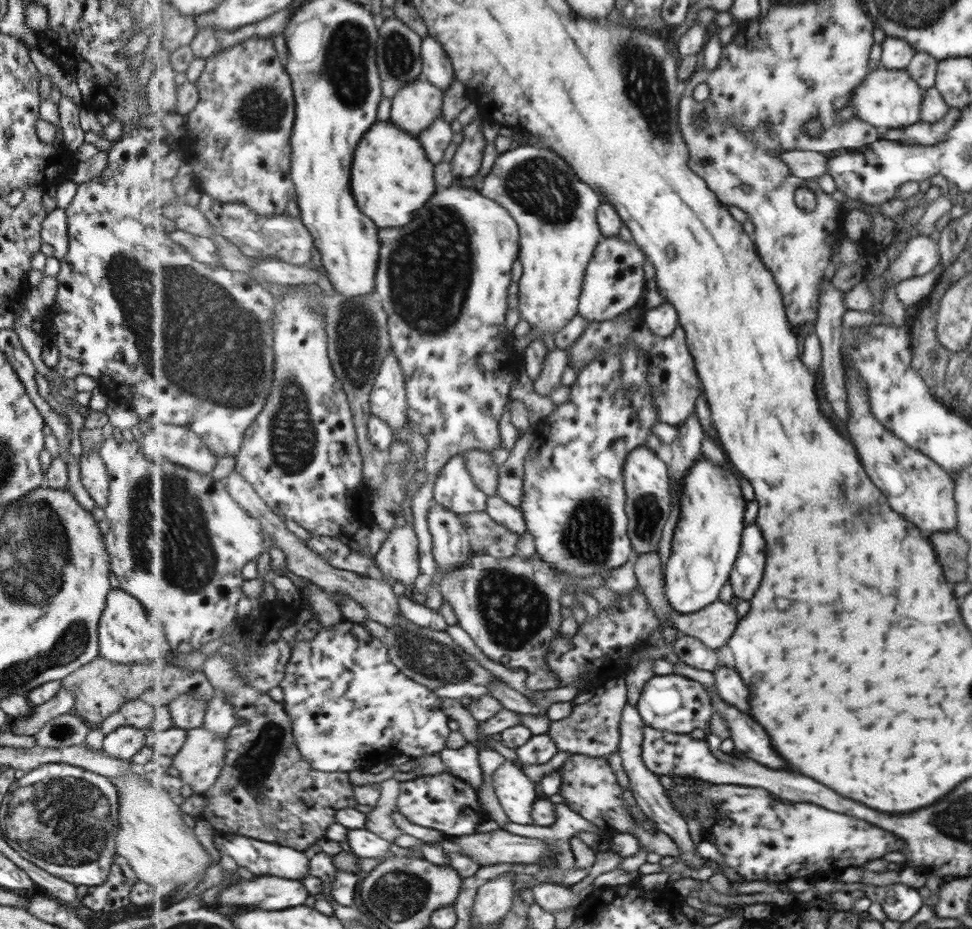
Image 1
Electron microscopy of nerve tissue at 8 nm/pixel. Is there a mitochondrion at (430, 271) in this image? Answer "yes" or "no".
yes

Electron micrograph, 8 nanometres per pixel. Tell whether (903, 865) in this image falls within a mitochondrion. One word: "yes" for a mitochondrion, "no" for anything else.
no

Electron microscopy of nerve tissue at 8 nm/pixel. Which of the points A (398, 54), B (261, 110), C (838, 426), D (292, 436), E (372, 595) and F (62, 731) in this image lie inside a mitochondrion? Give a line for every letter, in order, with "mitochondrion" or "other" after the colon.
A: mitochondrion
B: mitochondrion
C: other
D: mitochondrion
E: other
F: mitochondrion

